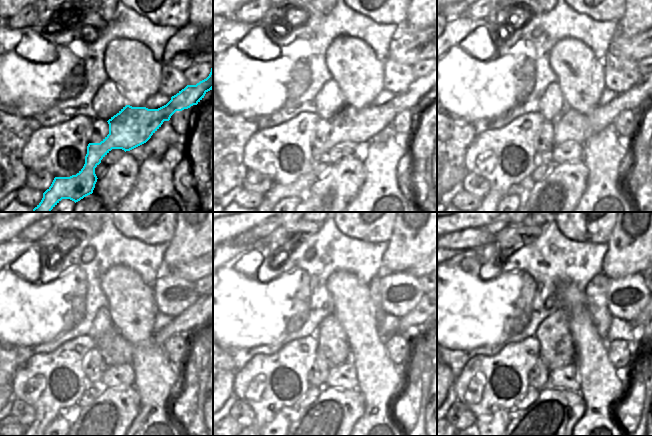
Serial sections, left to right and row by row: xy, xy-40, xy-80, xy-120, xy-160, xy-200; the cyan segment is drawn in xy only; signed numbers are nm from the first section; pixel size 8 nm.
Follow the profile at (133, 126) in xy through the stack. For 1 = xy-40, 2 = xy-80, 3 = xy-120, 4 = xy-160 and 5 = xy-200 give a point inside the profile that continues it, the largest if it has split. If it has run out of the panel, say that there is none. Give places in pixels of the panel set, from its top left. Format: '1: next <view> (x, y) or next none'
1: next xy-40 (358, 126)
2: next xy-80 (571, 125)
3: next xy-120 (192, 318)
4: next xy-160 (416, 320)
5: next xy-200 (639, 321)

